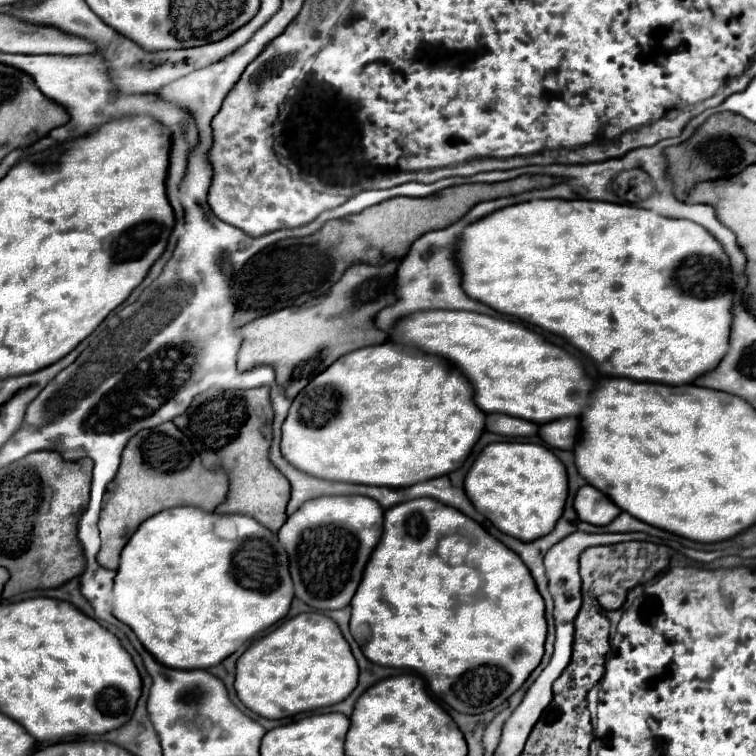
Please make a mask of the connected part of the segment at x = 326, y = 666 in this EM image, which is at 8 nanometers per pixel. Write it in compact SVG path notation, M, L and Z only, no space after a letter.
M300 613L256 639L236 663L238 699L266 719L284 719L344 701L358 683L358 663L338 625L322 613Z

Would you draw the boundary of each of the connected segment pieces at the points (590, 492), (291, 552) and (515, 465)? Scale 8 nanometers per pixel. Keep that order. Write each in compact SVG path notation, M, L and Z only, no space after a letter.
M592 485L578 489L574 497L574 509L578 513L578 519L590 525L608 525L620 513L620 509Z
M362 495L316 497L292 513L278 531L278 539L288 553L294 595L318 611L344 609L354 597L364 565L380 541L382 515L384 509Z
M490 443L486 445L476 461L472 463L466 479L464 479L464 491L478 513L482 513L486 519L490 519L502 533L512 535L520 541L534 541L538 537L544 537L550 533L556 525L556 521L562 515L566 497L568 497L568 479L566 469L562 461L550 453L546 447L536 443Z

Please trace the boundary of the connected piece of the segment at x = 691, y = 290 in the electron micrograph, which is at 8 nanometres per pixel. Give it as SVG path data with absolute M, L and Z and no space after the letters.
M532 199L532 201L526 201L526 203L518 203L518 205L510 205L510 207L504 207L504 209L498 209L470 225L466 225L462 229L462 241L458 241L458 269L462 269L462 289L464 293L470 297L470 299L476 299L476 301L482 301L486 305L490 305L492 309L500 311L500 313L508 313L508 315L514 315L526 323L532 323L540 329L546 329L550 333L556 333L564 339L568 339L574 347L578 347L586 357L590 357L594 361L594 365L598 367L598 371L602 375L608 375L608 377L628 377L628 379L634 379L634 381L652 381L652 383L664 383L664 385L686 385L686 383L692 383L696 377L712 371L720 359L724 357L726 349L728 349L728 335L730 335L730 309L732 309L732 295L734 295L734 281L732 281L732 275L730 275L730 261L728 261L728 255L724 253L724 249L720 247L720 243L710 235L706 233L706 229L702 229L698 223L692 223L692 221L686 221L686 219L666 219L654 211L646 211L642 207L636 207L636 205L618 205L618 203L600 203L600 201L564 201L564 199Z

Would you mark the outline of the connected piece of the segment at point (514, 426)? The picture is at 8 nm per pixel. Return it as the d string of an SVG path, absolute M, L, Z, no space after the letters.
M488 413L486 431L506 435L506 437L530 437L530 435L536 435L538 425L534 425L532 421L522 421L518 417L510 417L502 413Z

